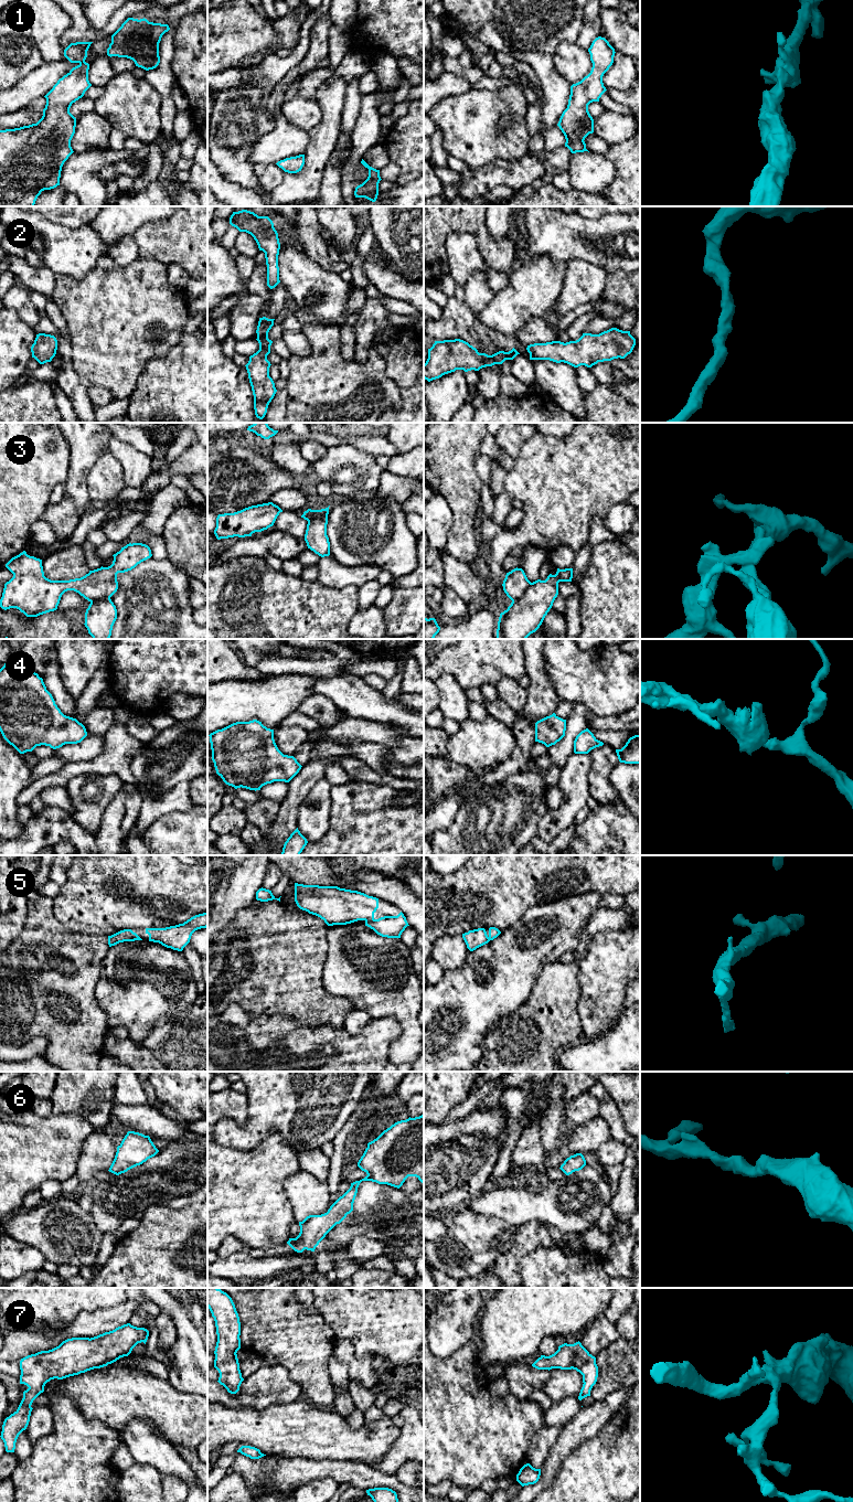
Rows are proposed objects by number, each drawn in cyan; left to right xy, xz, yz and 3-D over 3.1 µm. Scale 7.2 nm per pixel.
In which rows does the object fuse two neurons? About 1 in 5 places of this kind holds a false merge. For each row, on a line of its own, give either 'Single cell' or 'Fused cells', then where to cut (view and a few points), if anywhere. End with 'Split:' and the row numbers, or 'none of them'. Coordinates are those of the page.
1: Single cell. No split
2: Single cell. No split
3: Fused cells. Split along yz (531, 583), (524, 593), (512, 602)
4: Single cell. No split
5: Single cell. No split
6: Single cell. No split
7: Single cell. No split
Split: 3

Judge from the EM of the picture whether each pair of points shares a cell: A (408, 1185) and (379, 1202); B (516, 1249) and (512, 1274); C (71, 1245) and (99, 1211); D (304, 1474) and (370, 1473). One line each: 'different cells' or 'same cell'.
A: different cells
B: same cell
C: different cells
D: same cell

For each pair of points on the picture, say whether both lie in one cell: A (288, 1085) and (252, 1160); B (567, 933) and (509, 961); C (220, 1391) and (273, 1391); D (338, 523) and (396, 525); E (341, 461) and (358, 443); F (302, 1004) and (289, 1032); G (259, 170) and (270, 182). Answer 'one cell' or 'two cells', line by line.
A: two cells
B: one cell
C: one cell
D: one cell
E: two cells
F: two cells
G: one cell

